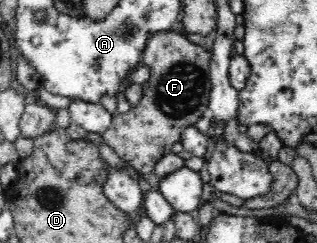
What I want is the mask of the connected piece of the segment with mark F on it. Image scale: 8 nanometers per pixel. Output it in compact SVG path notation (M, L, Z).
M177 29L157 32L146 44L146 50L142 54L141 64L150 66L152 77L143 84L144 94L142 100L131 109L122 114L114 115L110 128L99 134L100 144L112 148L116 156L126 162L140 175L152 173L158 161L171 152L171 146L179 141L182 128L190 124L194 125L202 116L209 103L211 54L207 49L189 41Z

